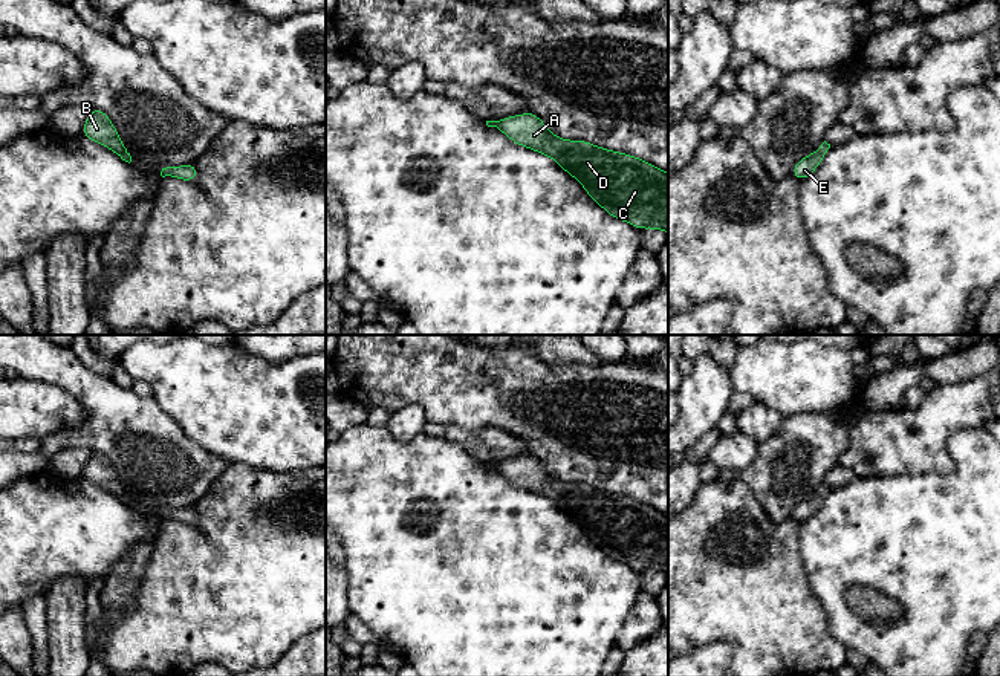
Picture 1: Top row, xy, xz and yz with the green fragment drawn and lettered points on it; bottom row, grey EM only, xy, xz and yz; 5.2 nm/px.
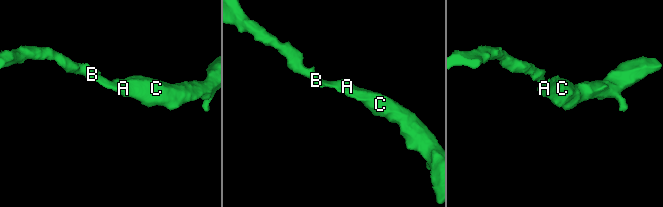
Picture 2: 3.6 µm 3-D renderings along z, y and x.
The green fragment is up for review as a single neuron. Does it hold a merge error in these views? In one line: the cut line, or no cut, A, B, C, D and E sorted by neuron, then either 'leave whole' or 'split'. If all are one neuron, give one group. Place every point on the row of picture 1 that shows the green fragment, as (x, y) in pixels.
cut none; groups A B C D E; leave whole

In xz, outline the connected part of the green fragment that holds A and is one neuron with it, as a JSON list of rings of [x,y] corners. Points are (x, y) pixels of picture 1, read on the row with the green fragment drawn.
[[[531,112],[486,125],[497,127],[517,145],[555,159],[610,216],[668,234],[668,174],[661,168],[586,141],[561,139]]]

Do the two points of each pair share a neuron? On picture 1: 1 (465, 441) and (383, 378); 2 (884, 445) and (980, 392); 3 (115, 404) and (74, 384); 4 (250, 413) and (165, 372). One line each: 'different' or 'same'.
1: different
2: same
3: same
4: same

